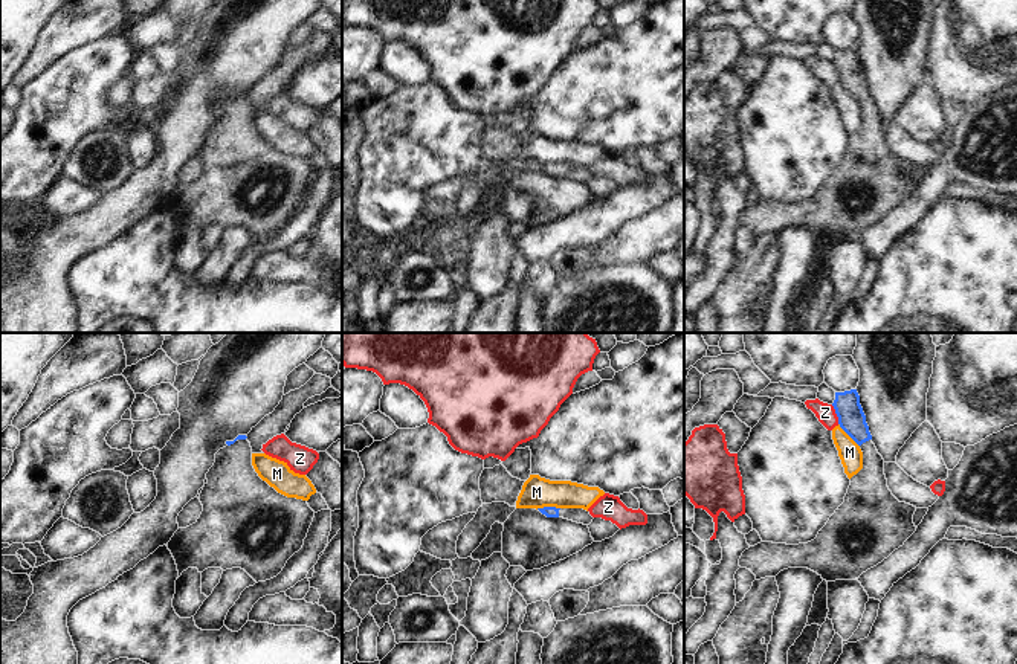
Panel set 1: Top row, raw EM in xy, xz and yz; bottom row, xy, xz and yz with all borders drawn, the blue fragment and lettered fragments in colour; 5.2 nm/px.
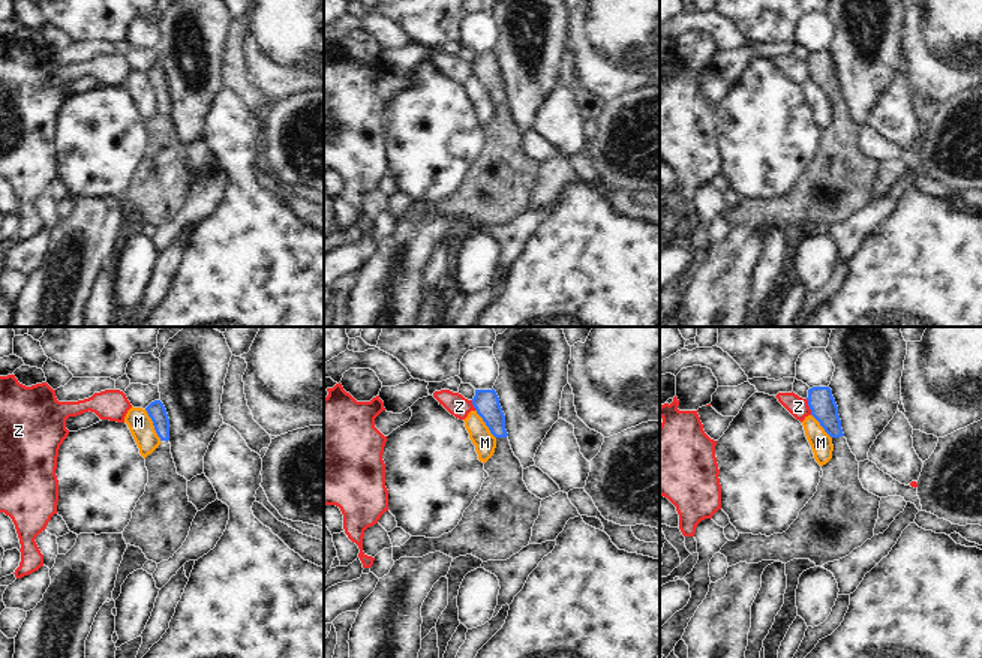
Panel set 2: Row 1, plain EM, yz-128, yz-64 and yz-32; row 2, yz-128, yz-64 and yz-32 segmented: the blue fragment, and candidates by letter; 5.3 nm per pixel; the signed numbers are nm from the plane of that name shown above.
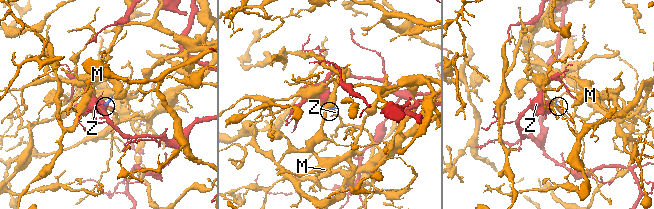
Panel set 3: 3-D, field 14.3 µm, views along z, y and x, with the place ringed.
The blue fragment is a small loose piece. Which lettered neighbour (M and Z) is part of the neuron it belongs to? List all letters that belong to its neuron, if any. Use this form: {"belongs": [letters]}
{"belongs": []}

